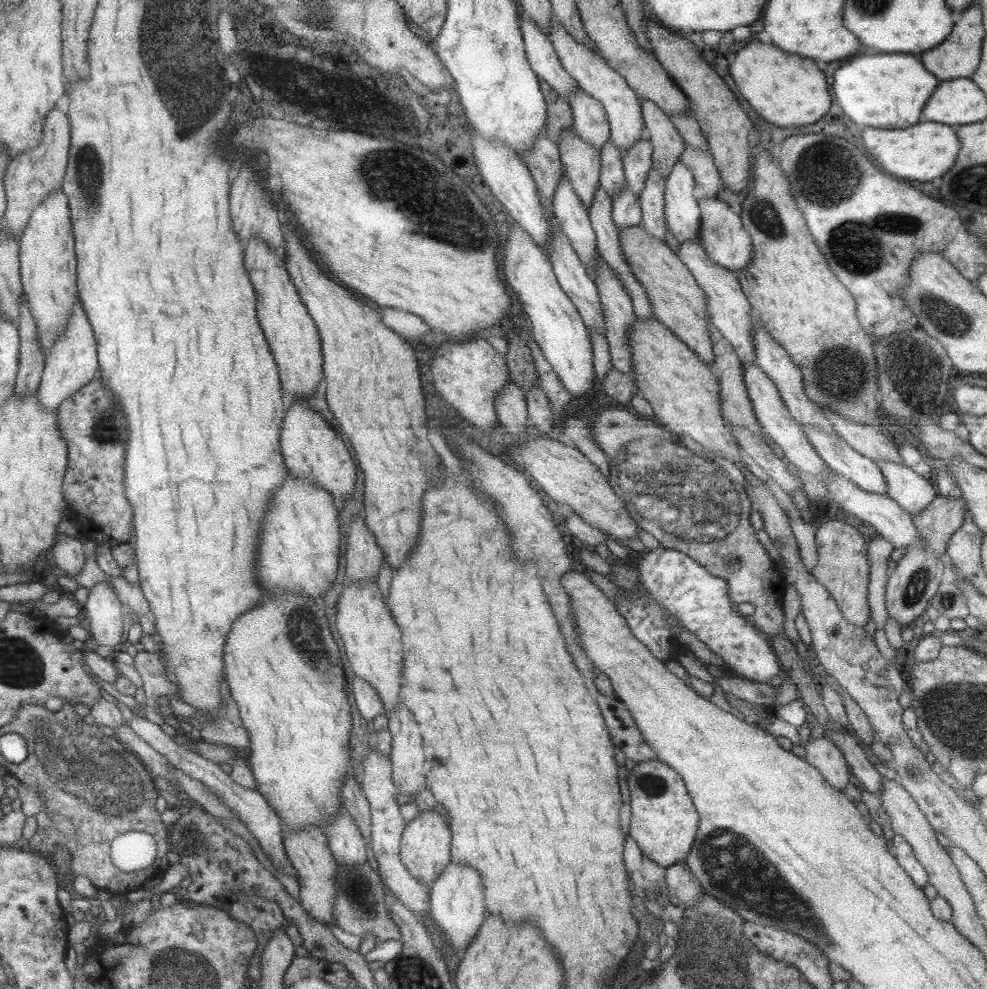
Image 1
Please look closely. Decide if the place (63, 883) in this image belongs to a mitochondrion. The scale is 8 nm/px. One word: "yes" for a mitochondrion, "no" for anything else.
no

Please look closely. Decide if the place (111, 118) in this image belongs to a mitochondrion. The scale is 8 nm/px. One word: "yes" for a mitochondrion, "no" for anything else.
no

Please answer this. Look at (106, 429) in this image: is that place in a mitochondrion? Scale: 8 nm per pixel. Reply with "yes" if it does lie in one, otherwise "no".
yes

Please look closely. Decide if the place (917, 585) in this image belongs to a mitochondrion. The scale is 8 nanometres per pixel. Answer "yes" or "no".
yes

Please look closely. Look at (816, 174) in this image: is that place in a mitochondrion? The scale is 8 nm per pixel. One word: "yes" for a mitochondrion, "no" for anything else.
yes

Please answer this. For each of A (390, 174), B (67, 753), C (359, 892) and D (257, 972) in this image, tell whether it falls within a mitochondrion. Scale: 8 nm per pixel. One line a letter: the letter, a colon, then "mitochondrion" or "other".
A: mitochondrion
B: mitochondrion
C: mitochondrion
D: other

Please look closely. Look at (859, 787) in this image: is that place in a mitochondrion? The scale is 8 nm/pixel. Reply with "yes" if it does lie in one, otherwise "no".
no

